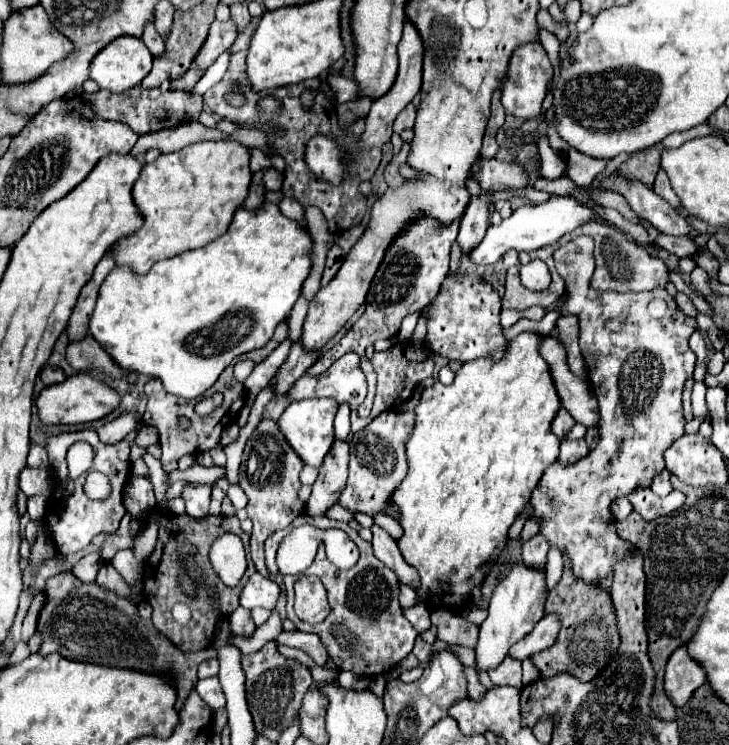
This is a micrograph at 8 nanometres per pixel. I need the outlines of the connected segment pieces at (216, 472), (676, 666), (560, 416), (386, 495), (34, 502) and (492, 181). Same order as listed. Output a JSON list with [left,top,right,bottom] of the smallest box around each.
[[170,463,225,484],[664,646,706,708],[552,408,574,438],[340,412,414,518],[28,496,46,520],[474,158,528,190]]

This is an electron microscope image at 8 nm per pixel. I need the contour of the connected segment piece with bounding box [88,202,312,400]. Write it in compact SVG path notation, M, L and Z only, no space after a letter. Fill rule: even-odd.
M264 202L260 208L256 210L246 210L246 208L238 208L236 214L234 214L234 220L228 228L228 232L216 240L212 240L210 244L206 244L204 248L198 248L198 250L188 250L180 256L174 256L174 258L168 258L168 260L162 260L162 262L156 262L152 266L152 270L144 276L138 276L134 272L130 272L130 266L122 266L122 264L116 264L110 274L106 276L106 280L102 282L100 290L98 290L98 304L90 316L90 324L88 324L88 332L92 334L92 338L110 354L110 358L124 370L130 370L130 372L138 372L138 374L144 374L144 376L158 376L166 390L170 390L170 394L174 396L182 396L182 398L198 398L202 396L208 388L214 386L214 382L218 380L218 376L224 372L224 368L234 360L238 358L240 354L246 354L250 350L258 350L262 346L266 346L266 342L272 338L274 334L274 328L290 314L294 302L298 300L300 296L300 288L310 272L310 266L312 266L312 260L310 260L310 252L312 252L312 238L306 230L302 230L294 220L288 220L280 208L272 202Z

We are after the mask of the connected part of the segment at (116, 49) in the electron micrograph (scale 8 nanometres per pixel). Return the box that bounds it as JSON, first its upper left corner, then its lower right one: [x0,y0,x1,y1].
[88,36,152,92]

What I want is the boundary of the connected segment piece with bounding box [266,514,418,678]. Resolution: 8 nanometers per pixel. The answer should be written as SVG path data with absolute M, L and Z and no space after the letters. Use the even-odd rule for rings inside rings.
M300 514L286 530L278 530L278 532L270 534L270 538L266 540L266 566L272 574L278 574L278 566L274 562L274 552L278 550L278 544L284 540L284 536L288 536L300 524L314 524L318 528L340 528L340 530L344 530L352 538L352 542L358 546L360 560L350 570L338 570L332 562L328 562L326 552L324 552L324 544L320 544L312 566L304 574L306 576L314 574L322 580L324 588L328 590L330 614L322 624L304 624L298 618L290 618L290 620L294 622L294 626L298 630L312 632L312 634L320 636L326 652L330 654L330 658L334 660L338 670L350 670L350 672L354 672L362 678L370 678L370 676L376 676L376 674L390 672L402 658L406 658L412 652L414 640L418 636L418 632L412 628L412 624L404 618L404 614L400 610L400 602L398 602L400 590L398 590L396 574L388 566L378 562L378 558L370 550L370 542L364 542L346 522L336 522L336 520L330 520L326 516L324 518L310 518L306 514ZM336 626L350 632L352 642L354 642L352 652L342 650L342 646L334 638L334 628Z

